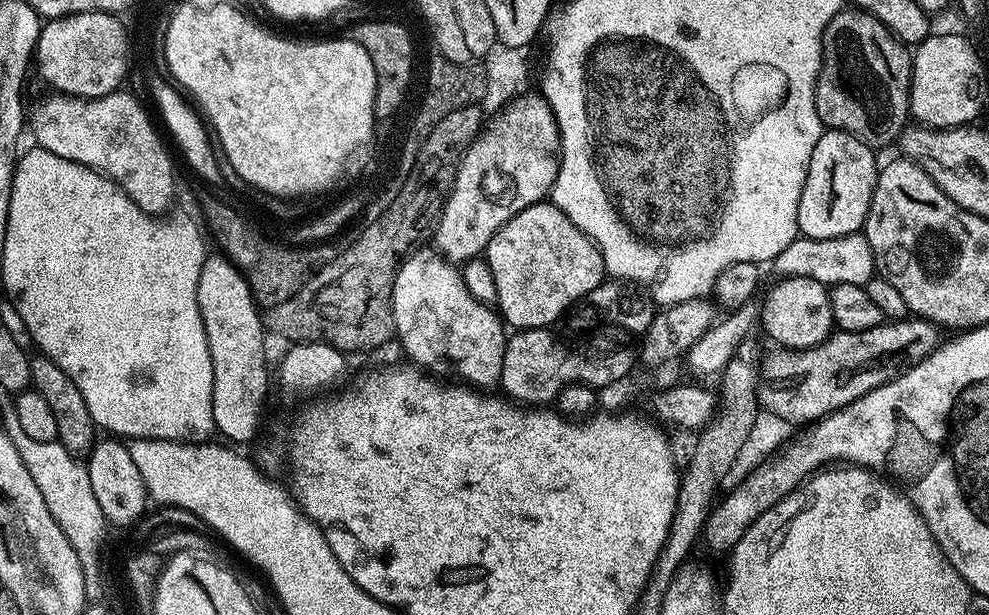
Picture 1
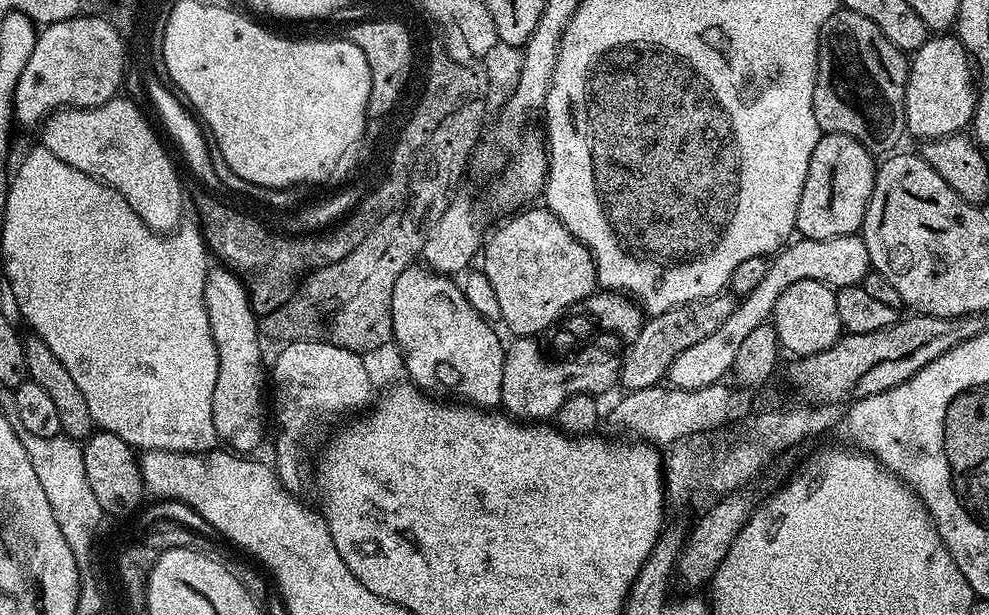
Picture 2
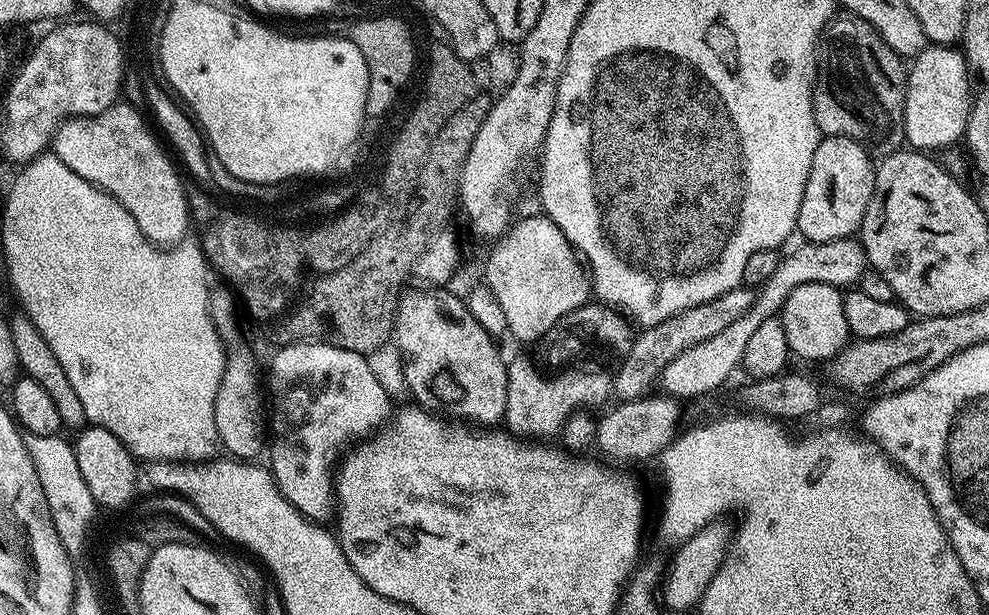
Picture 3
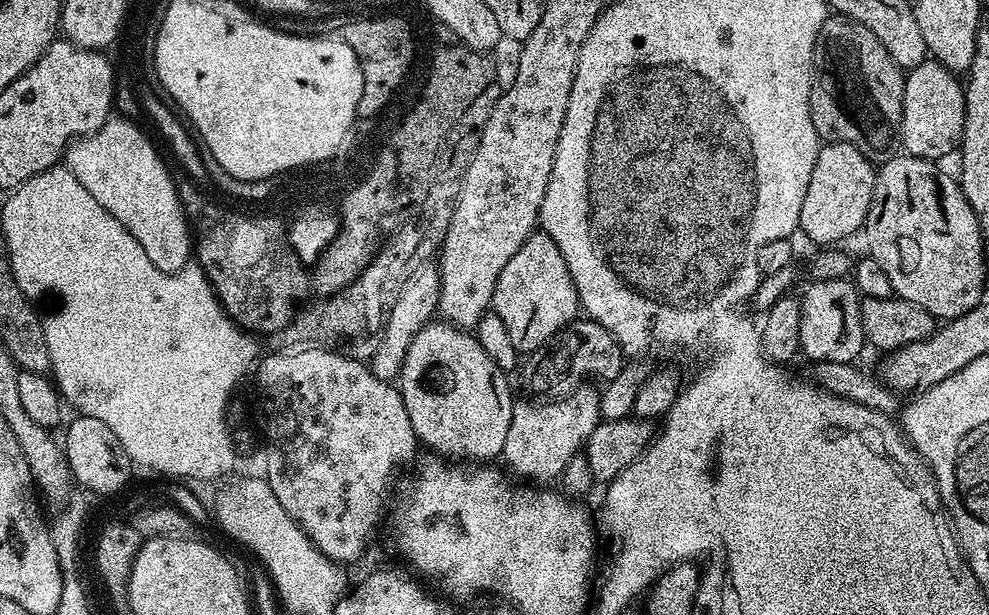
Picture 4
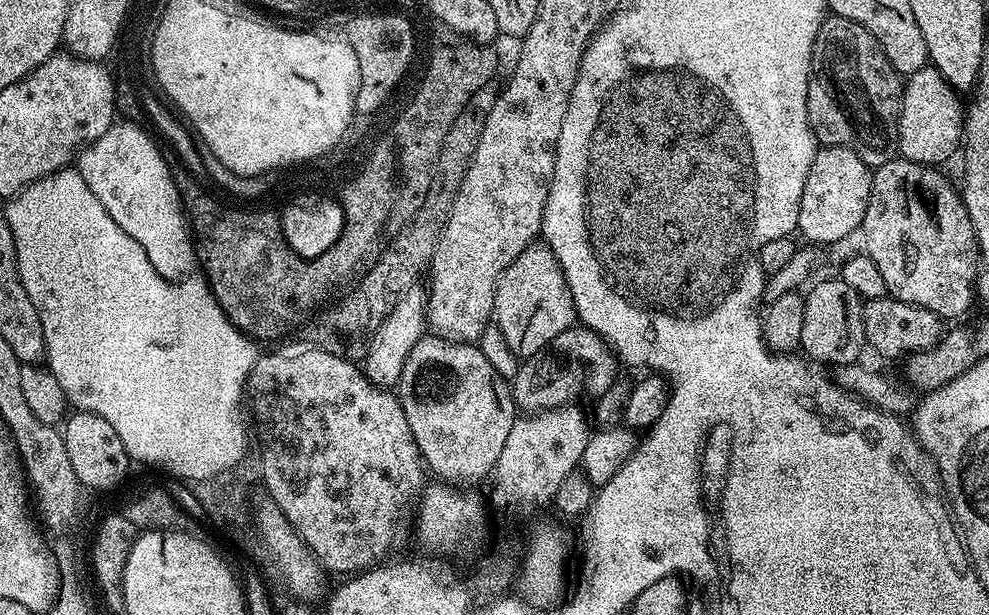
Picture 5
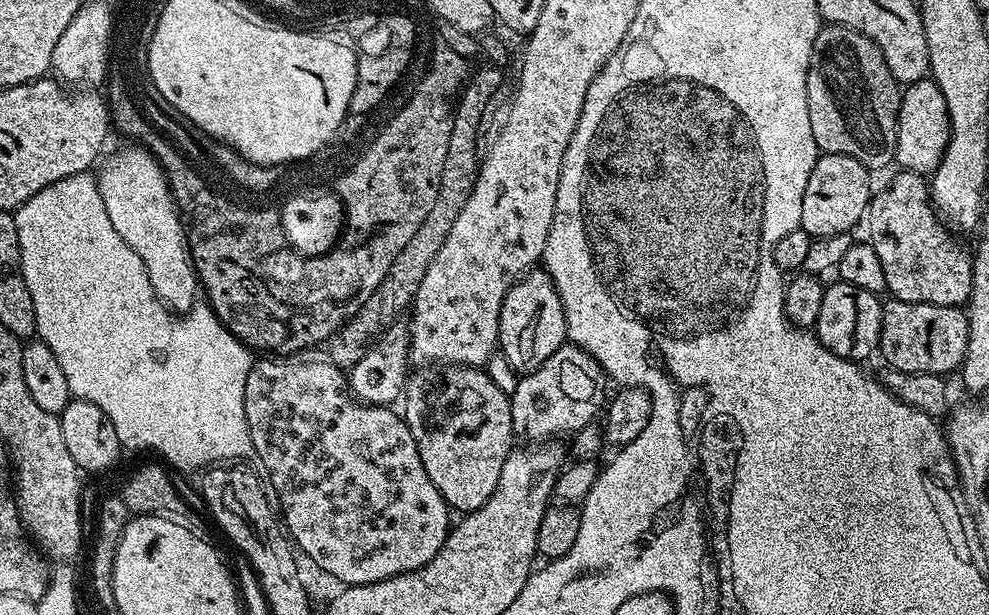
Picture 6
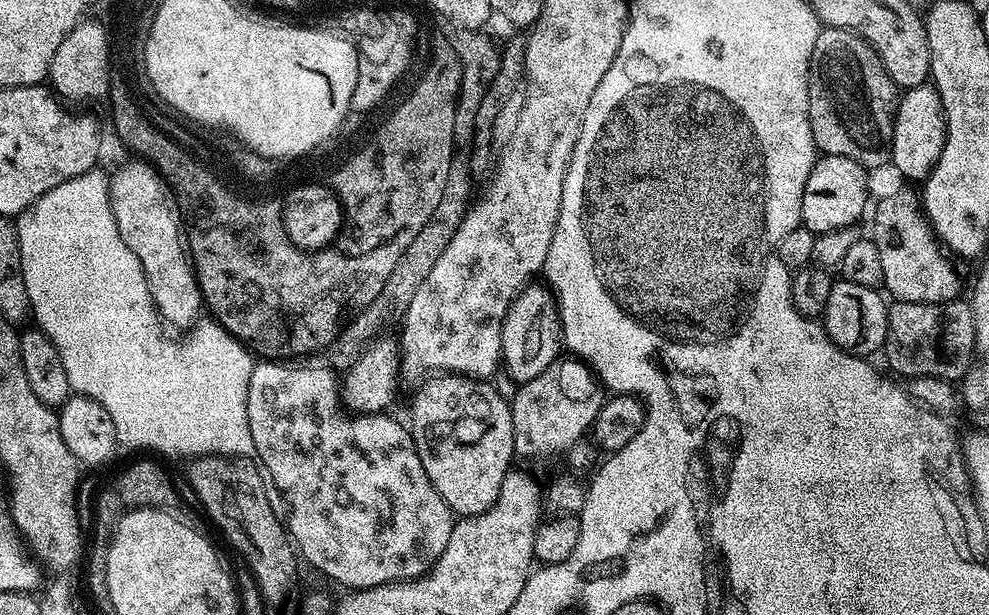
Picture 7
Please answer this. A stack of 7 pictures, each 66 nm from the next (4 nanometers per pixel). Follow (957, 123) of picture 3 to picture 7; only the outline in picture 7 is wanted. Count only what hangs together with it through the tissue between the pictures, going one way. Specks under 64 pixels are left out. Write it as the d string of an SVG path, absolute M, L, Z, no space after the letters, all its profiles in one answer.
M929 82L907 89L896 105L896 121L892 135L891 167L896 167L908 180L923 182L934 170L946 142L946 118L942 98L935 84Z

